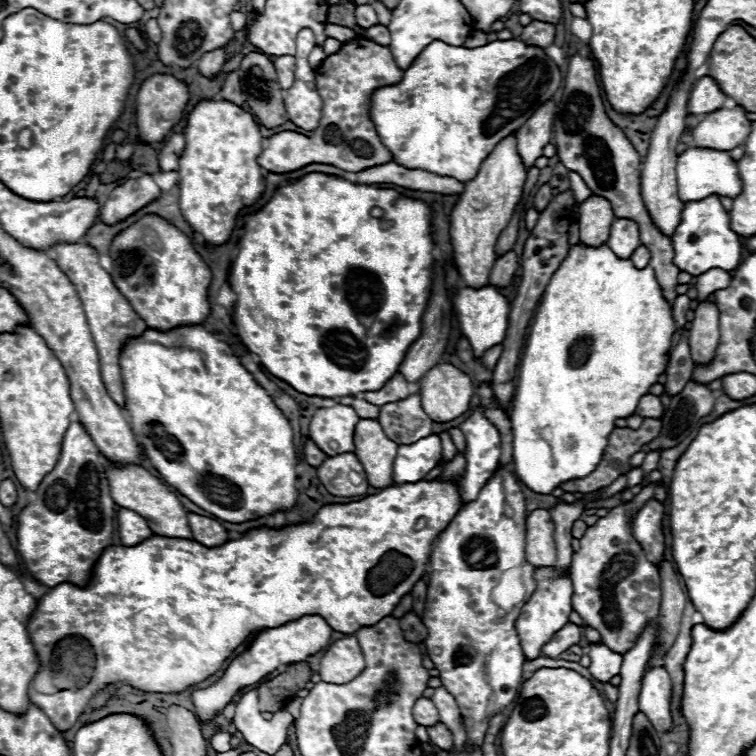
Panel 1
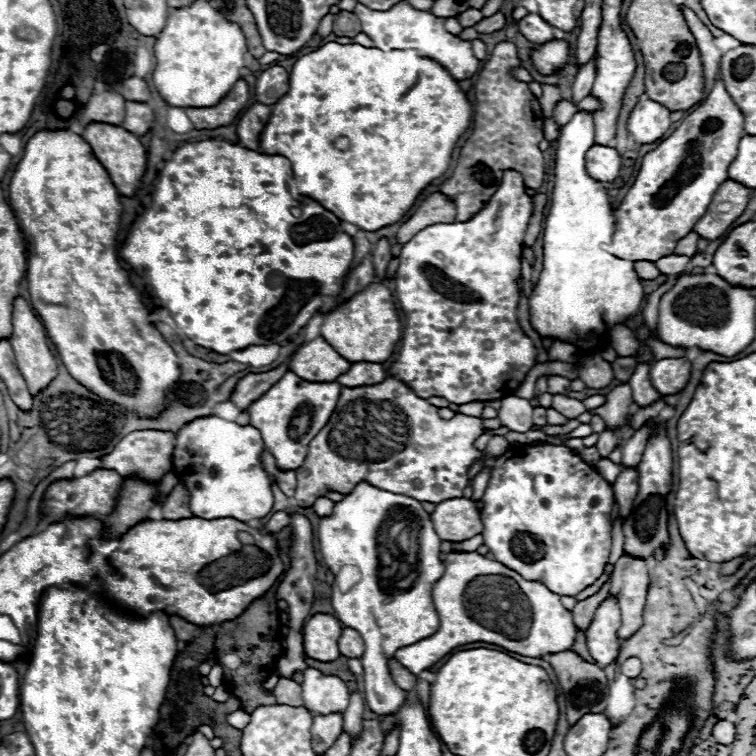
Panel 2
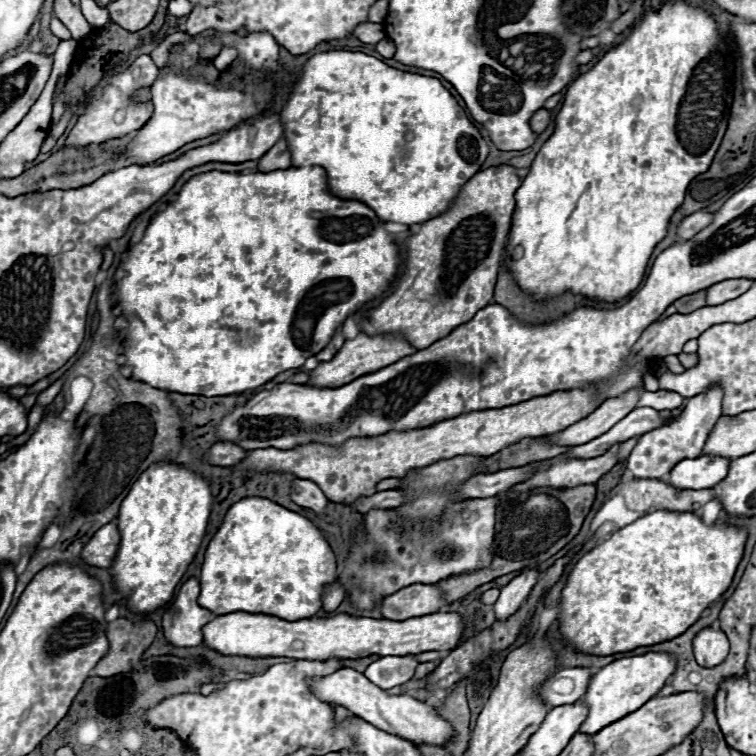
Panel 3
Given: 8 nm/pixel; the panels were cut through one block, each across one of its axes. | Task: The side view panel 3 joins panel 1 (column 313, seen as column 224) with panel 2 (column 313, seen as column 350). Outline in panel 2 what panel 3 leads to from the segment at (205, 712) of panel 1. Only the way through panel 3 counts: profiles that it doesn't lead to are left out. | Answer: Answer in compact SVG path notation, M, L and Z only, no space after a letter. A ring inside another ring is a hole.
M314 614L304 624L304 650L310 658L320 662L332 662L340 656L338 638L342 624L330 614Z

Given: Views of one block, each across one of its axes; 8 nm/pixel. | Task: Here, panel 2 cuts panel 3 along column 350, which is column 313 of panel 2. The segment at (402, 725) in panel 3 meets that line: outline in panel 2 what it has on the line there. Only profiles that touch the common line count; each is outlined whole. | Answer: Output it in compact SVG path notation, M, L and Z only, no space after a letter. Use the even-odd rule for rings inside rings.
M314 668L304 670L302 700L312 714L344 712L348 708L348 688L338 676L324 676Z

